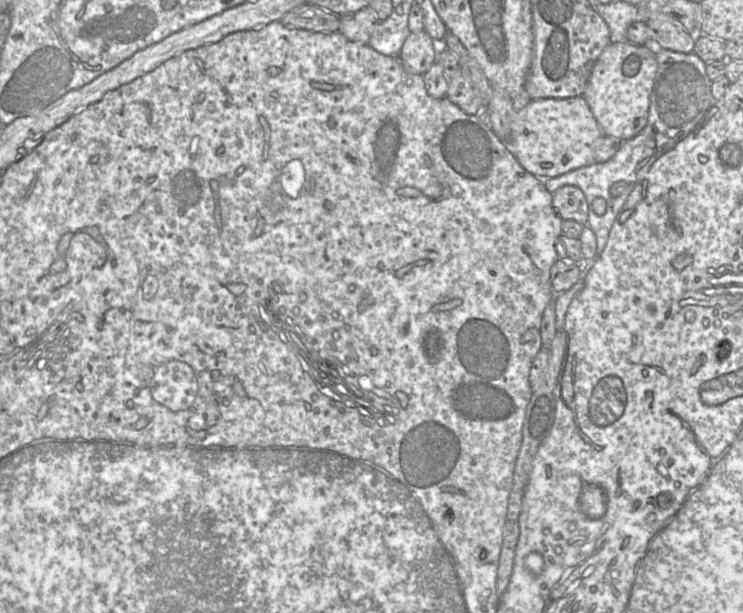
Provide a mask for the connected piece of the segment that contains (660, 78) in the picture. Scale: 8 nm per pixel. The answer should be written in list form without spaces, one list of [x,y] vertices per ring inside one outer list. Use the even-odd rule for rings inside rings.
[[[653,39],[643,45],[655,53],[658,62],[646,126],[635,137],[622,142],[610,160],[543,179],[544,186],[552,194],[565,185],[577,186],[583,191],[589,206],[587,225],[596,236],[596,255],[602,254],[612,226],[633,188],[646,177],[657,159],[697,128],[717,102],[711,92],[713,81],[707,75],[706,62],[699,56],[693,52],[680,53],[664,49]],[[595,198],[606,200],[607,208],[603,215],[596,214],[592,208]]]

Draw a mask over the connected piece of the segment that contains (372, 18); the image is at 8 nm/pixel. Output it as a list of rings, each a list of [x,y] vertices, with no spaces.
[[[367,7],[355,13],[341,16],[338,32],[350,41],[368,44],[379,22],[373,9]]]

